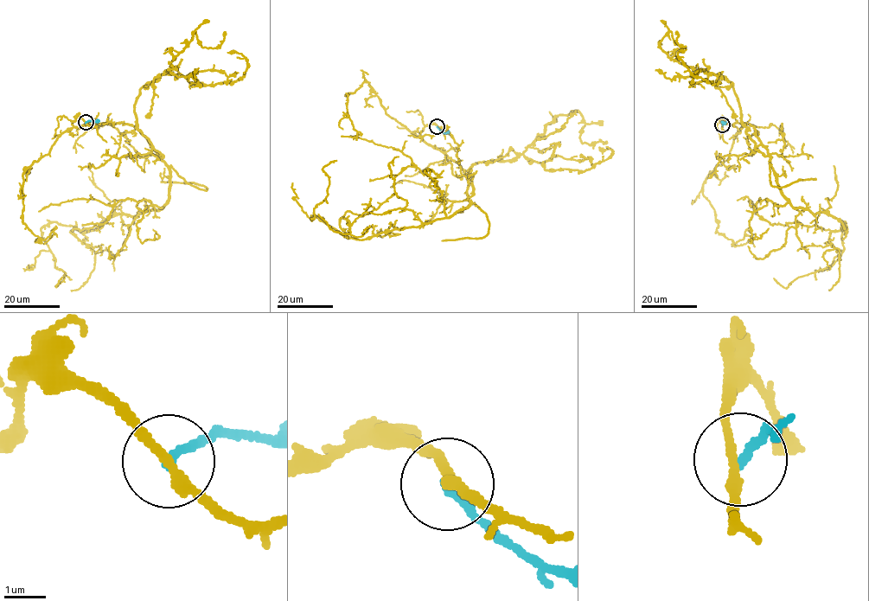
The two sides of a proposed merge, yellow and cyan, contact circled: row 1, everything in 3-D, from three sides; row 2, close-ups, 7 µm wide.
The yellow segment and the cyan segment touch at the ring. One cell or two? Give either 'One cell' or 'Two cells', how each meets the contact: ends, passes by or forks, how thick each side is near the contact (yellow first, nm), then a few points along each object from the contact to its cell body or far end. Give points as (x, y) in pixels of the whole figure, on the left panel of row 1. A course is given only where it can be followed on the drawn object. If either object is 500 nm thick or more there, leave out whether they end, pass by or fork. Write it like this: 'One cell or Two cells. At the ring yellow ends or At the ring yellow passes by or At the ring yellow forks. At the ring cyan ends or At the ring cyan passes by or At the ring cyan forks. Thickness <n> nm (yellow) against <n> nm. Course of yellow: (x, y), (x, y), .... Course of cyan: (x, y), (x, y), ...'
Two cells. At the ring yellow passes by. At the ring cyan ends. Thickness 240 nm (yellow) against 220 nm. Course of yellow: (85, 122), (72, 124), (139, 131), (169, 195), (86, 232), (41, 228), (65, 274), (55, 286), (63, 278). Course of cyan: (86, 122), (98, 119)

